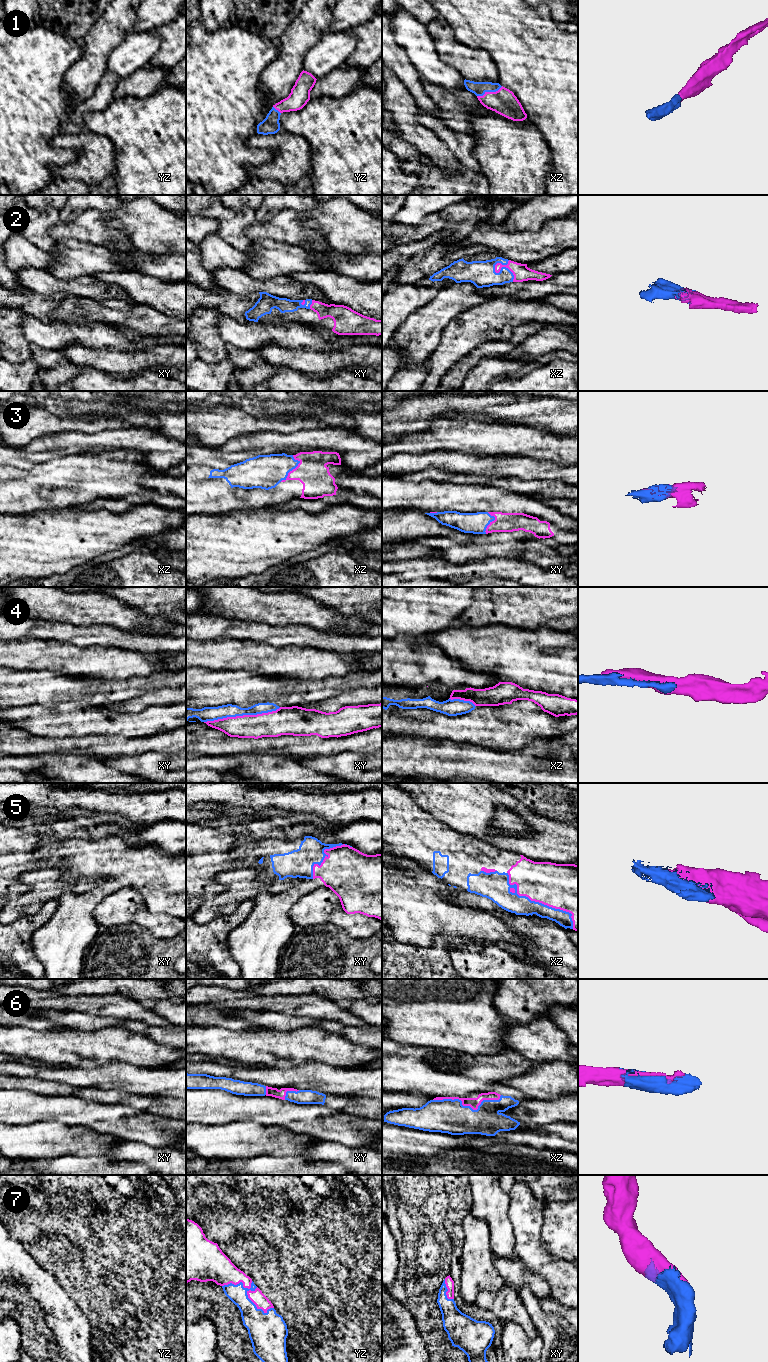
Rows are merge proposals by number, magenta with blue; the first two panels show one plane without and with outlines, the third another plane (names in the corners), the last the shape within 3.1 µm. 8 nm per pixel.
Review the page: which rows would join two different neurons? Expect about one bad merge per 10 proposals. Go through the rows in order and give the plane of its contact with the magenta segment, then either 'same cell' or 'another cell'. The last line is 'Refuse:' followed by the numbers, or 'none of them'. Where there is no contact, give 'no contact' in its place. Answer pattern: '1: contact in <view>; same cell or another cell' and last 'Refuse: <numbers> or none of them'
1: contact in xz; same cell
2: contact in xz; same cell
3: contact in xz; same cell
4: contact in xy; same cell
5: contact in xz; same cell
6: contact in xz; same cell
7: contact in yz; same cell
Refuse: none of them

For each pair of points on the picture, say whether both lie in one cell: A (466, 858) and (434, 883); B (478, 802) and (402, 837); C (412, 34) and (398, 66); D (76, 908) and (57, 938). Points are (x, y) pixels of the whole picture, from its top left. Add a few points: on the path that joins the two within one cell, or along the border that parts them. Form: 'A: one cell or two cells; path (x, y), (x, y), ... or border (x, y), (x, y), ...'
A: two cells; border (441, 879), (446, 884)
B: two cells; border (419, 807), (422, 807), (459, 833)
C: two cells; border (392, 31), (394, 40), (404, 50), (417, 71)
D: one cell; path (74, 915), (73, 922), (64, 931)

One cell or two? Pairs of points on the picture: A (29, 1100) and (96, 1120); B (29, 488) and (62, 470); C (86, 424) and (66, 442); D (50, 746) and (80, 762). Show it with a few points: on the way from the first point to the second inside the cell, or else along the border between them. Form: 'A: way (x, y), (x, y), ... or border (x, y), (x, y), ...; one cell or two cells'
A: way (46, 1108), (79, 1111); one cell
B: way (37, 480), (42, 475), (54, 473); one cell
C: border (102, 431), (95, 433), (60, 432), (55, 435); two cells
D: border (60, 753), (82, 754), (86, 756); two cells

